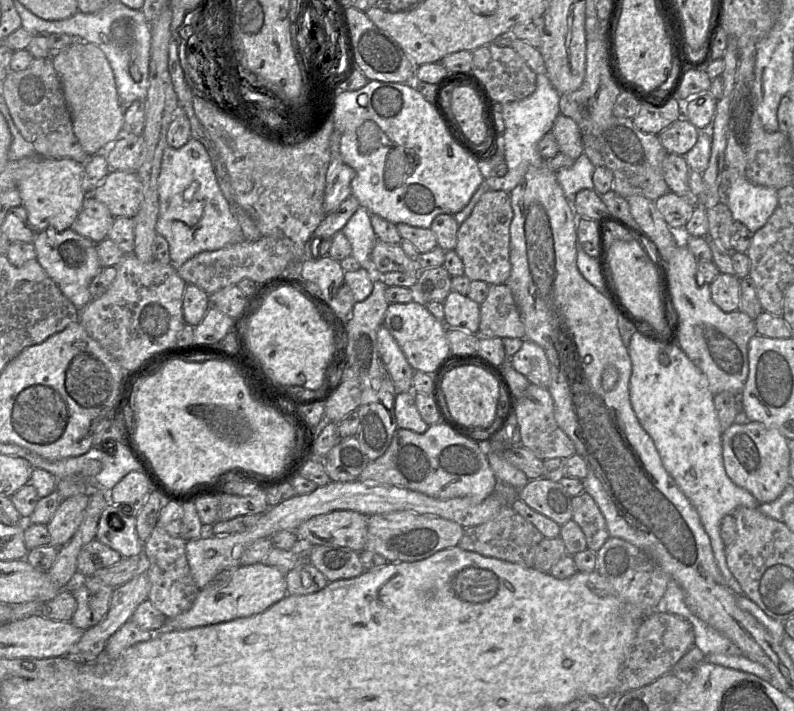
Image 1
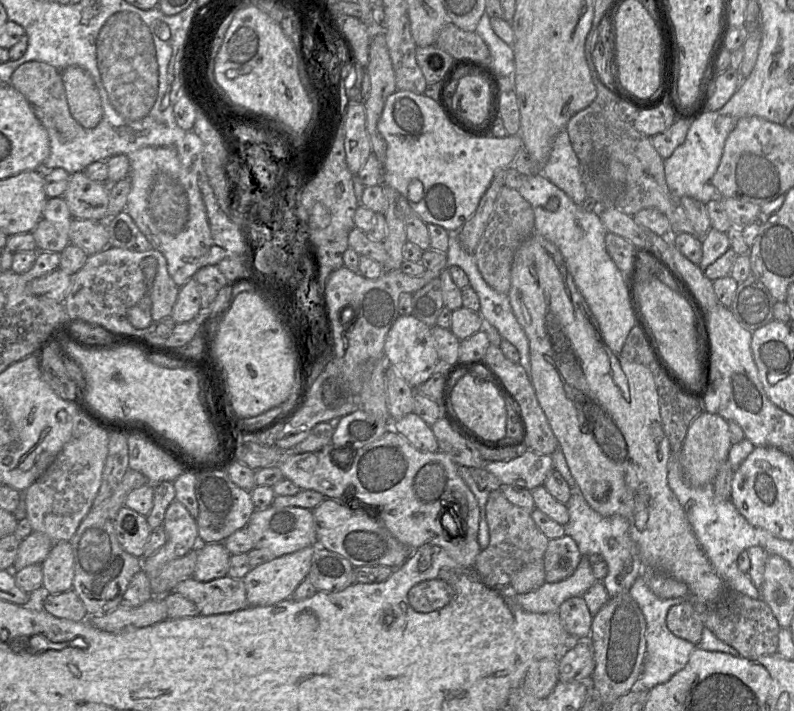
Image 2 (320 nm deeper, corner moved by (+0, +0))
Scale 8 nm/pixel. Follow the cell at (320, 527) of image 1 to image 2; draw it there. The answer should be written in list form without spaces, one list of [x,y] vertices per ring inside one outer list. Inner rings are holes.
[[[270,506],[263,510],[256,510],[247,526],[254,548],[266,548],[275,557],[290,554],[309,546],[317,545],[317,535],[312,510],[296,507]]]

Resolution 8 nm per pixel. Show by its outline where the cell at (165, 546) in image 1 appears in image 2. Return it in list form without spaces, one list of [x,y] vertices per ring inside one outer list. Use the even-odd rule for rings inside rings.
[[[227,575],[209,582],[188,577],[176,585],[174,592],[192,601],[202,616],[231,613],[249,606],[243,579]]]

